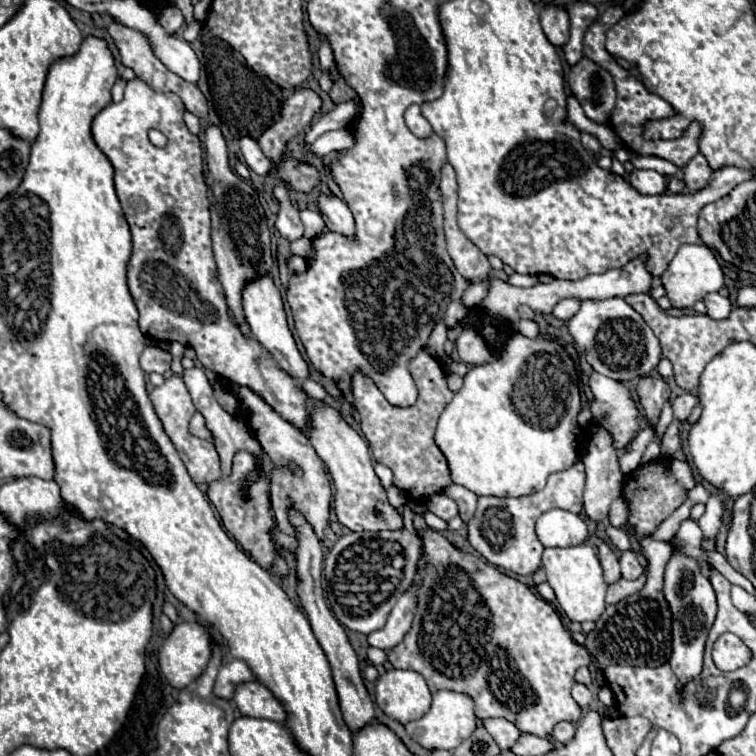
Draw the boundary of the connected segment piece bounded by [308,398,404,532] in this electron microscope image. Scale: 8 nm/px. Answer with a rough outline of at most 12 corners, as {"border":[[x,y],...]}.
{"border":[[318,400],[308,438],[352,532],[402,530],[366,440]]}

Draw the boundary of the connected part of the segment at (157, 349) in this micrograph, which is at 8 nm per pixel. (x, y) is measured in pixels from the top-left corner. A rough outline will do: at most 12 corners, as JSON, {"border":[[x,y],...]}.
{"border":[[148,344],[140,366],[150,372],[168,374],[172,354],[164,346]]}

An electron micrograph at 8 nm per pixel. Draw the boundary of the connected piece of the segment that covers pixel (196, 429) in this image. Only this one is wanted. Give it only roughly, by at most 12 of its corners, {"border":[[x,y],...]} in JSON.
{"border":[[196,412],[190,418],[190,434],[210,440],[202,414]]}

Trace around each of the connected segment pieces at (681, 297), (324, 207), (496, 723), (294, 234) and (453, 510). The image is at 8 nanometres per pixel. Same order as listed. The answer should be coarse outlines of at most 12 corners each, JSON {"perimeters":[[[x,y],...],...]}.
{"perimeters":[[[684,244],[662,286],[672,308],[692,308],[724,286],[704,244]],[[320,194],[318,208],[332,232],[354,234],[350,208],[336,194]],[[506,718],[482,722],[502,750],[520,738],[520,730]],[[276,184],[278,232],[290,242],[304,236],[296,206],[284,184]],[[432,494],[424,504],[442,520],[458,514],[456,502],[446,494]]]}

